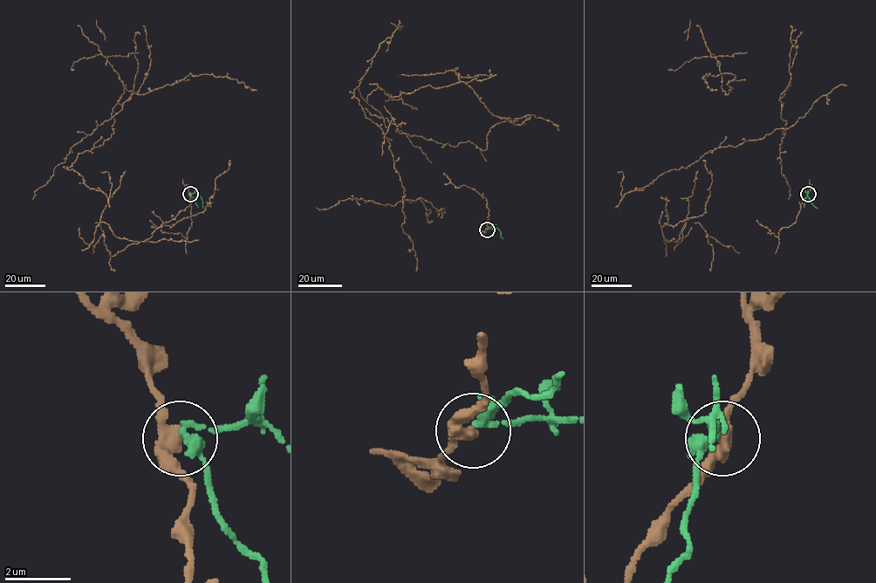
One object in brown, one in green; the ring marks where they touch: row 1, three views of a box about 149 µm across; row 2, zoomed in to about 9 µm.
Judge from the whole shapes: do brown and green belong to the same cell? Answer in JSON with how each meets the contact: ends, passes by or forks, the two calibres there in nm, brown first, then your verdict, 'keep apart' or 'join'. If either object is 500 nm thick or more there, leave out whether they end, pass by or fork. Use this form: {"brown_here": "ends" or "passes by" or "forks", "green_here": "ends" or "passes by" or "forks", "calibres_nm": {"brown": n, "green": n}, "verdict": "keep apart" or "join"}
{"brown_here": "passes by", "green_here": "passes by", "calibres_nm": {"brown": 360, "green": 280}, "verdict": "keep apart"}

